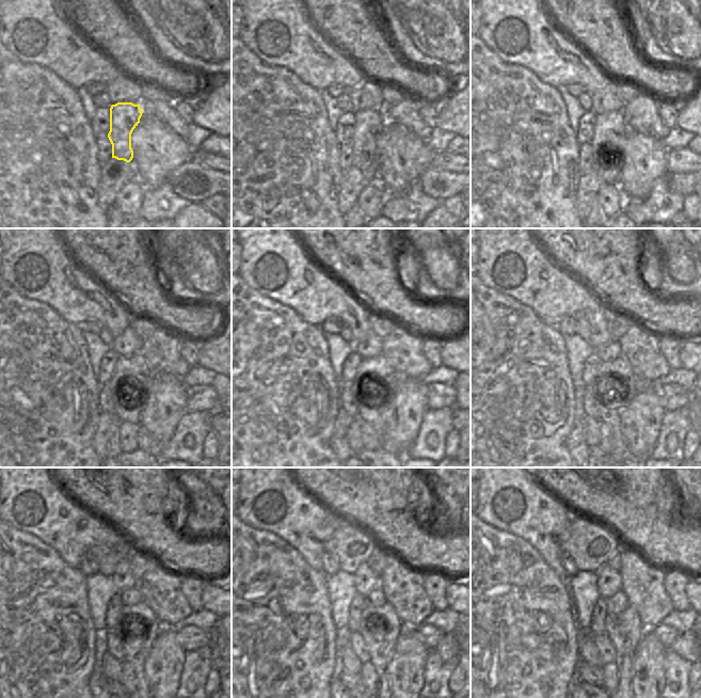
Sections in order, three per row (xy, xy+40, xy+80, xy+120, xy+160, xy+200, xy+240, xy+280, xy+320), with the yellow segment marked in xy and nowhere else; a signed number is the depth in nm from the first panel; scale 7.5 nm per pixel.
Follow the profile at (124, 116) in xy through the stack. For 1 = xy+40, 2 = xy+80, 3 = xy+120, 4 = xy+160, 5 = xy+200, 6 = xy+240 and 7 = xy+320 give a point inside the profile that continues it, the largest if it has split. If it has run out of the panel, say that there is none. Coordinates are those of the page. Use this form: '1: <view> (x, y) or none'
1: xy+40 (368, 123)
2: xy+80 (607, 126)
3: xy+120 (134, 366)
4: xy+160 (378, 367)
5: xy+200 (620, 393)
6: xy+240 (141, 628)
7: xy+320 (625, 631)

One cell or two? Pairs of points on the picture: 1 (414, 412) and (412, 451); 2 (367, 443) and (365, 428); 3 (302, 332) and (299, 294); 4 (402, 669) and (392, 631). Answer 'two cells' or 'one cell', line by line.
1: two cells
2: one cell
3: two cells
4: two cells

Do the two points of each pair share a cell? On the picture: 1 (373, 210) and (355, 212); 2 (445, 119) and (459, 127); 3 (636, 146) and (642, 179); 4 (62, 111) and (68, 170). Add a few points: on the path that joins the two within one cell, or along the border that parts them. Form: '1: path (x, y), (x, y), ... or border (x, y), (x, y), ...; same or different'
1: border (356, 203), (365, 217); different
2: path (448, 119), (456, 124); same
3: path (640, 155), (640, 171); same
4: path (62, 126), (62, 155); same

